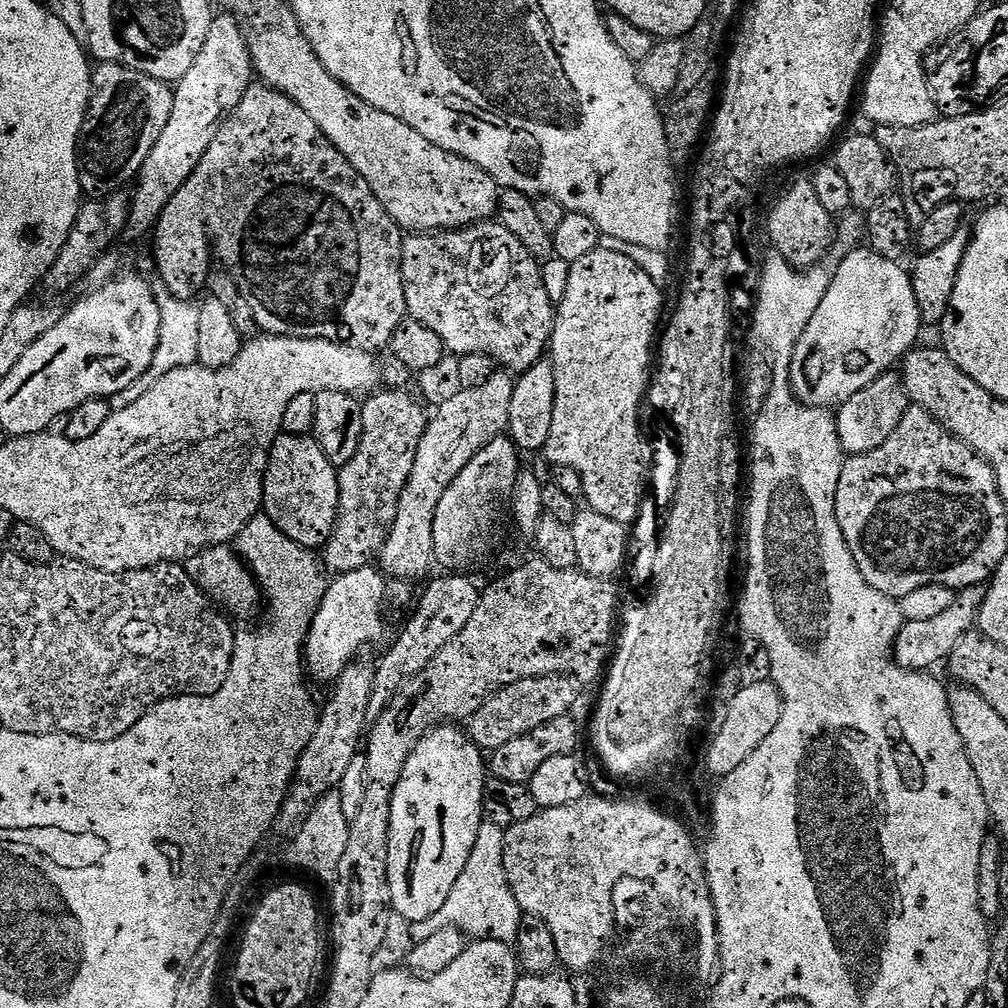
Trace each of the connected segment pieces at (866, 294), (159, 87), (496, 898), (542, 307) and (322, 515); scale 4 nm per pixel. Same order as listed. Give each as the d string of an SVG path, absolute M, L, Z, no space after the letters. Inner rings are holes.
M867 246L857 247L843 257L840 265L835 265L830 282L830 290L826 290L826 298L822 298L822 306L810 318L810 326L802 334L798 346L792 355L790 379L793 391L799 400L811 404L814 408L835 409L845 404L858 390L866 390L880 376L891 373L892 368L901 363L904 357L917 347L922 329L918 298L914 298L912 277L894 260L887 260Z
M100 62L95 65L92 73L92 101L86 106L78 147L81 193L92 198L99 198L108 196L111 192L121 191L135 181L150 150L154 150L159 136L162 135L166 122L170 122L172 94L173 89L165 81L150 78L138 70L130 70L121 64Z
M485 822L478 830L478 838L474 838L474 850L470 850L470 858L466 862L465 868L472 872L472 930L468 936L476 940L512 942L517 939L522 925L520 907L506 878L504 833L505 829Z
M498 222L473 224L470 228L445 228L443 232L418 232L405 235L402 246L402 282L406 290L408 316L422 322L422 326L430 326L430 330L434 330L434 334L442 338L445 349L449 353L456 352L457 357L489 355L490 358L496 360L501 369L512 374L524 373L545 359L550 348L555 320L555 305L546 292L546 286L543 285L541 265L541 261L534 259L530 250L526 250L526 246L522 246L522 242L518 242L518 238L514 238L514 234L510 234L510 230L506 230Z
M281 435L268 454L268 468L264 471L263 515L269 516L286 538L309 550L320 550L336 529L339 497L337 465L322 454L319 442L311 435Z

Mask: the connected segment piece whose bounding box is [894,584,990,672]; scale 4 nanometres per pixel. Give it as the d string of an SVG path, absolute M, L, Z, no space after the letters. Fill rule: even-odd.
M975 584L963 589L957 595L956 601L950 610L943 611L941 615L925 621L907 621L900 628L900 634L896 639L894 659L911 672L928 672L935 664L943 665L949 654L966 638L966 634L977 627L980 618L980 608L984 600L990 595L989 589L983 584Z

